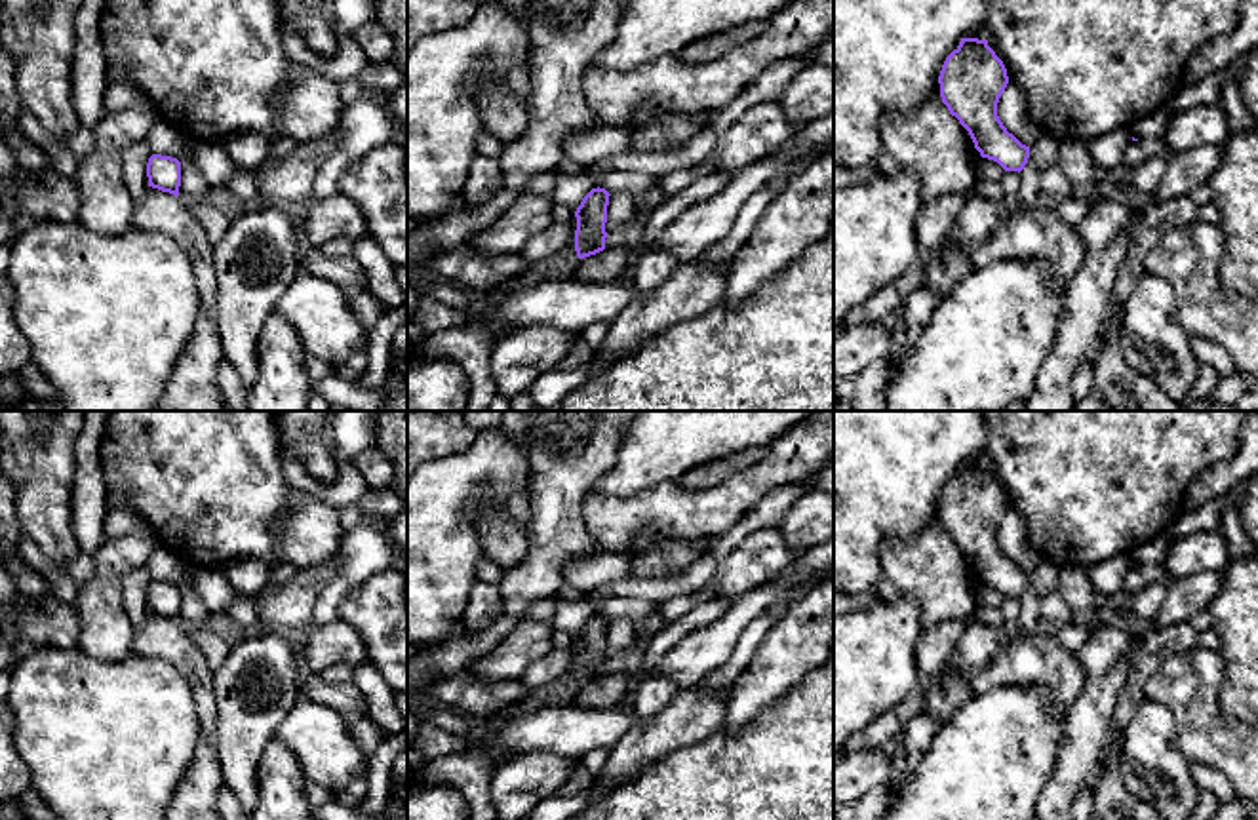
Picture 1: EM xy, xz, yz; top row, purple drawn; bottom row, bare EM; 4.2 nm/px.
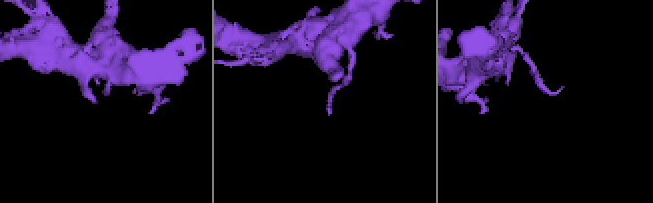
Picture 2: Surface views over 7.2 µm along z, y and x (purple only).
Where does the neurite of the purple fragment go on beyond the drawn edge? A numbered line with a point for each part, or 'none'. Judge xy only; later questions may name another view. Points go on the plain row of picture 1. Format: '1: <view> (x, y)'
none

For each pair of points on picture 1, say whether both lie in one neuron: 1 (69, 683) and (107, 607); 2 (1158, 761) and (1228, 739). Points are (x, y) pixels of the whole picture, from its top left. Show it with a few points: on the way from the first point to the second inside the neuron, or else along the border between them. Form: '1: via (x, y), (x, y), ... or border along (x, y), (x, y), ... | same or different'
1: border along (78, 647), (103, 663) | different
2: border along (1169, 712), (1175, 723), (1175, 744), (1192, 761) | different

